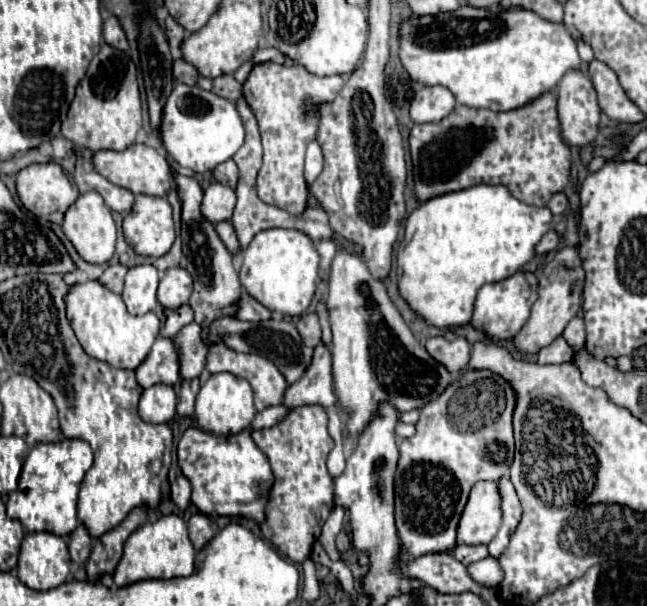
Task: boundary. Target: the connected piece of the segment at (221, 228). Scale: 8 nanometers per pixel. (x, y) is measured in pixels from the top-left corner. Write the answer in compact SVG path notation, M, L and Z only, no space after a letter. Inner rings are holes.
M218 222L216 224L216 232L220 236L220 240L226 244L226 248L236 254L238 252L238 238L236 238L236 232L234 232L234 226L230 222Z

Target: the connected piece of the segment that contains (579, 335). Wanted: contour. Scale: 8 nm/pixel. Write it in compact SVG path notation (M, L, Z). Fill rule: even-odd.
M580 316L572 318L572 320L568 322L568 326L566 326L566 330L564 330L564 334L562 334L562 336L566 338L566 342L568 342L568 344L570 344L574 350L582 348L582 346L584 346L584 342L586 342L584 320L582 320Z

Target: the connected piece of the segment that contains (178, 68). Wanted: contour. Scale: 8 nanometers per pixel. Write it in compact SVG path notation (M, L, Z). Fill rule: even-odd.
M180 58L180 60L174 60L172 76L174 76L174 82L184 82L188 86L194 86L198 80L198 70Z

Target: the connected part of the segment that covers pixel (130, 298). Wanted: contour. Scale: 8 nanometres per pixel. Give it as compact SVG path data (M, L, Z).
M152 264L130 268L122 292L128 312L134 316L142 316L154 310L158 304L156 288L158 288L158 270Z

